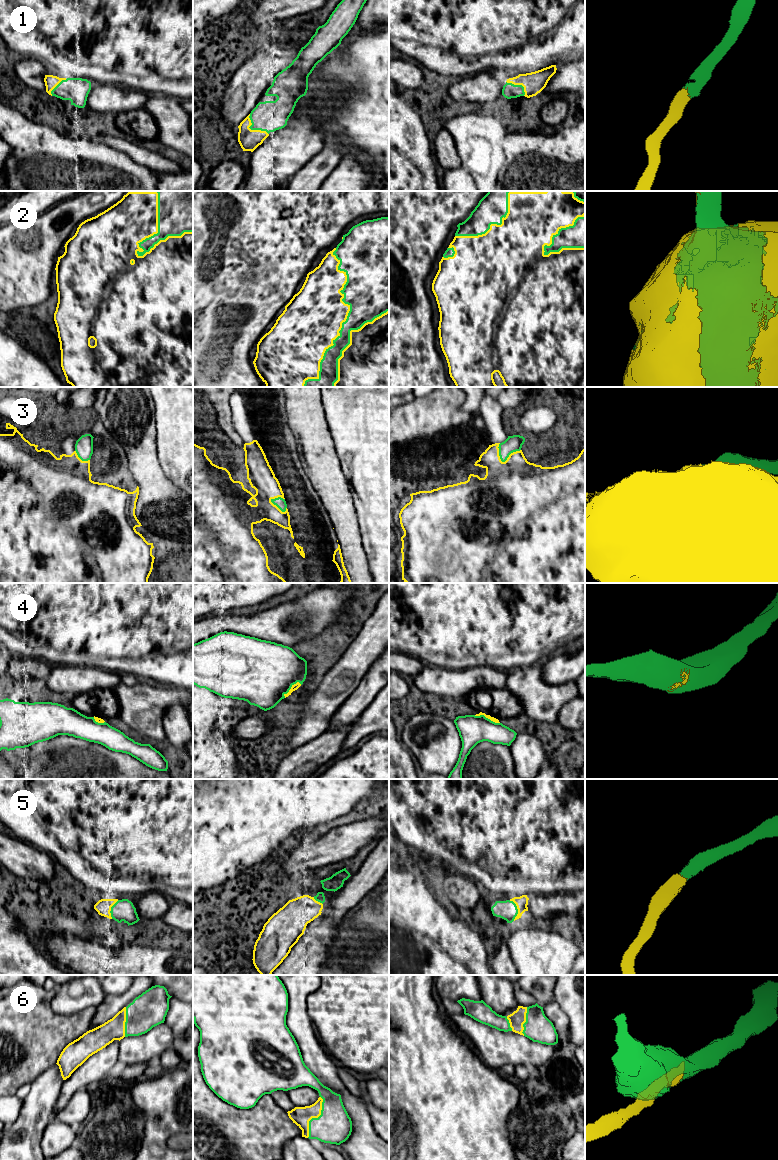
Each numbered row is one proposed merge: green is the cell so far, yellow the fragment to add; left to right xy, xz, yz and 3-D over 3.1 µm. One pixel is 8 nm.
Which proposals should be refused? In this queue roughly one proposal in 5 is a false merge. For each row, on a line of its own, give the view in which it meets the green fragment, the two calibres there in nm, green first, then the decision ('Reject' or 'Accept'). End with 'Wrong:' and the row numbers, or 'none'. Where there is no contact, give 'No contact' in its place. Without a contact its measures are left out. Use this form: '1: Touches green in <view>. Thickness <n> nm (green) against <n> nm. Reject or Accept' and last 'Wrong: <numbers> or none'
1: Touches green in xz. Thickness 240 nm (green) against 170 nm. Accept
2: Touches green in xz. Thickness 300 nm (green) against 460 nm. Accept
3: Touches green in yz. Thickness 130 nm (green) against 480 nm. Reject
4: Touches green in yz. Thickness 220 nm (green) against 40 nm. Accept
5: Touches green in yz. Thickness 160 nm (green) against 100 nm. Accept
6: Touches green in xz. Thickness 280 nm (green) against 150 nm. Accept
Wrong: 3

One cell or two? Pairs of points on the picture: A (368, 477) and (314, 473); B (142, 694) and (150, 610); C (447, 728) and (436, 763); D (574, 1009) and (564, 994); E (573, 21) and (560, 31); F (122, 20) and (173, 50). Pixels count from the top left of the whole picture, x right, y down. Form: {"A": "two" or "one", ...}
{"A": "two", "B": "two", "C": "one", "D": "one", "E": "one", "F": "one"}

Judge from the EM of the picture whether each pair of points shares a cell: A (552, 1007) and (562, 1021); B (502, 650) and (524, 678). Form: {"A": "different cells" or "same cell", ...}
{"A": "same cell", "B": "different cells"}

